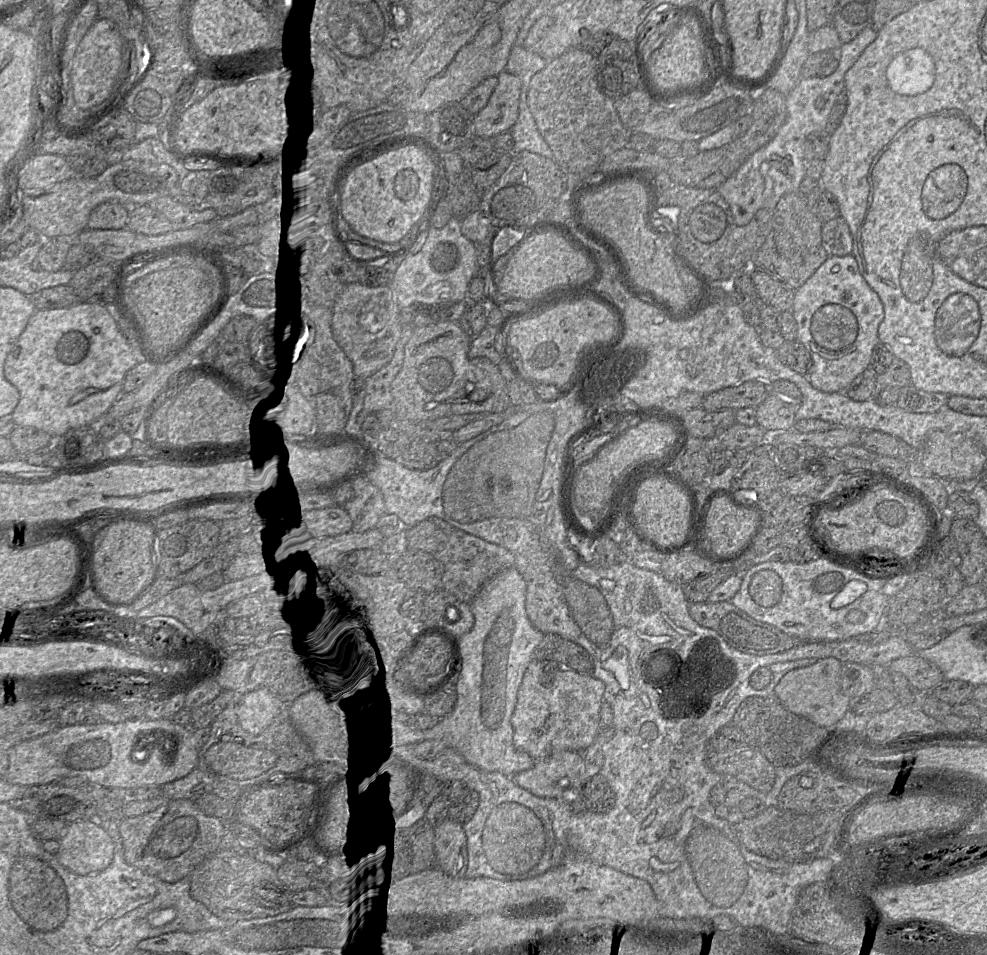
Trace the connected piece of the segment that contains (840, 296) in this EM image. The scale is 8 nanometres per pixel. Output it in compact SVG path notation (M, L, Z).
M852 254L845 256L829 255L826 261L808 278L808 280L795 290L795 297L791 309L797 325L797 341L802 343L811 356L811 368L807 373L807 378L812 386L824 392L844 392L852 381L870 366L872 352L876 344L878 344L879 325L884 319L884 306L879 295L869 286L859 271L857 261Z

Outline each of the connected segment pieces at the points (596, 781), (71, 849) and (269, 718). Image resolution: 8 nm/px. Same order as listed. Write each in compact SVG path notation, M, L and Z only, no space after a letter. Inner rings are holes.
M598 773L581 787L581 799L588 811L606 813L616 802L616 796L606 778Z
M97 819L67 823L59 841L58 862L78 875L104 870L114 858L115 841Z
M267 687L239 696L238 717L242 728L253 735L260 734L279 715L281 704Z

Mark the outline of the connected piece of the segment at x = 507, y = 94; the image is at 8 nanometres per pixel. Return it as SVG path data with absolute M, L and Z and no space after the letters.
M502 71L487 105L474 117L474 135L494 138L509 131L518 118L521 89L519 77Z

